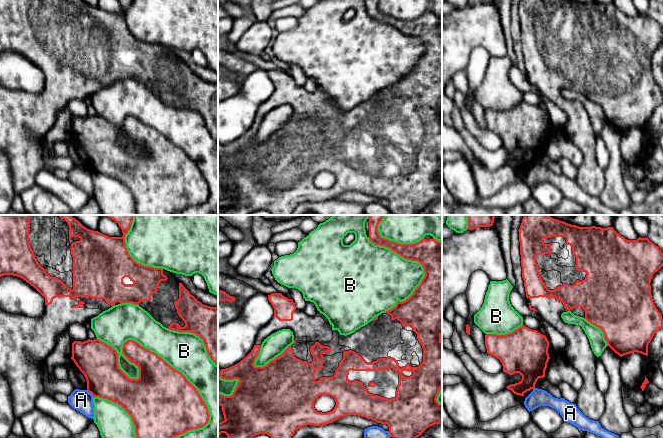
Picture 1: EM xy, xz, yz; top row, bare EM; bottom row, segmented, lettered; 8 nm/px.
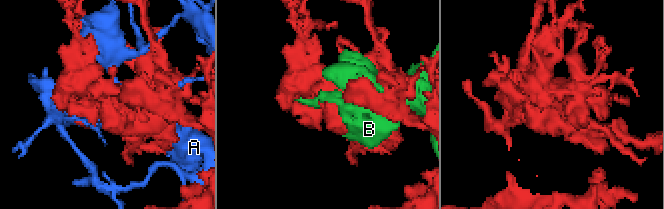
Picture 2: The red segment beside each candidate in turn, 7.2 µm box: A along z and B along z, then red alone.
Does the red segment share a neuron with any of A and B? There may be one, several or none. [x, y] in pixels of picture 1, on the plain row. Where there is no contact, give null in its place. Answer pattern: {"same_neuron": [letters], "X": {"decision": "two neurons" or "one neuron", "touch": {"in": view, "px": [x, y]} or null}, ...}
{"same_neuron": [], "A": {"decision": "two neurons", "touch": {"in": "xy", "px": [90, 168]}}, "B": {"decision": "two neurons", "touch": {"in": "xy", "px": [132, 116]}}}

